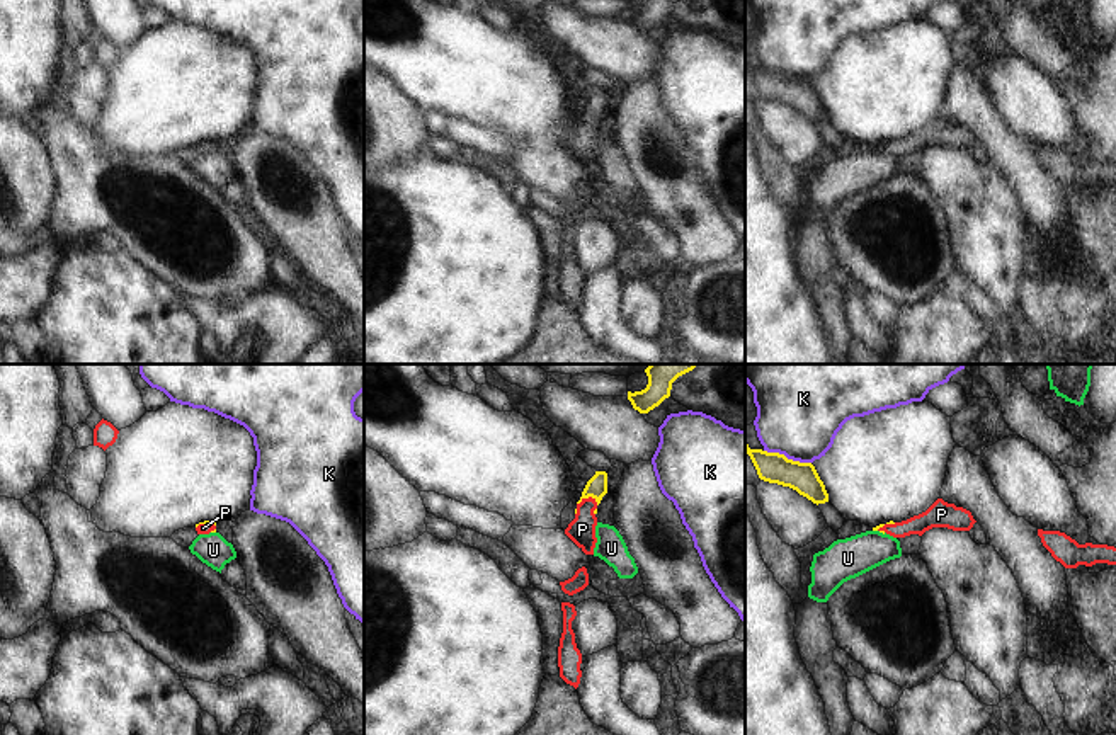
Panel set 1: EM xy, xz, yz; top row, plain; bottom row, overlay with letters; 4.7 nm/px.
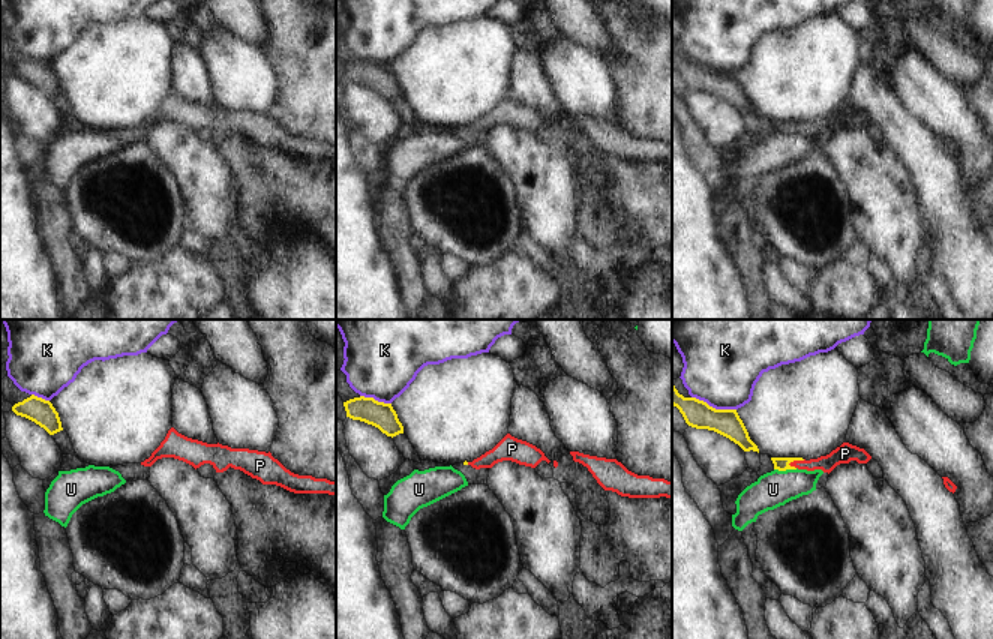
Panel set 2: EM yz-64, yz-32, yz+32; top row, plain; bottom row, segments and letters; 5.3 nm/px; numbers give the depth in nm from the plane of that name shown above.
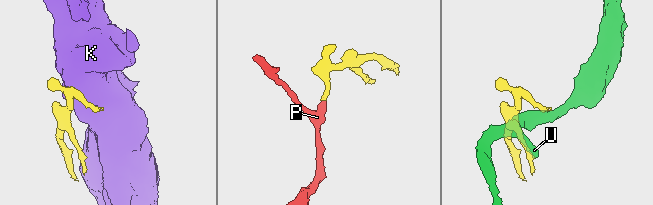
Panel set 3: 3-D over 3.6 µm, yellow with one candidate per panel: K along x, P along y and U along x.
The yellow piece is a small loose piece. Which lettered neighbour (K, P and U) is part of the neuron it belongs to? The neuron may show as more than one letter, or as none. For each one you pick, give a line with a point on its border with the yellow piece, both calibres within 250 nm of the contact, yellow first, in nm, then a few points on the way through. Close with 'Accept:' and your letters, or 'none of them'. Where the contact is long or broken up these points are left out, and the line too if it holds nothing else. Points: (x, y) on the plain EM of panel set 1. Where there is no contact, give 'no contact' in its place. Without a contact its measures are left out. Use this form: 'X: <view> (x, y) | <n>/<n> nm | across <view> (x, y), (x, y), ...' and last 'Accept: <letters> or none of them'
P: xz (587, 116) | 100/130 nm | across xz (596, 106), (587, 116), (582, 148)
Accept: P

